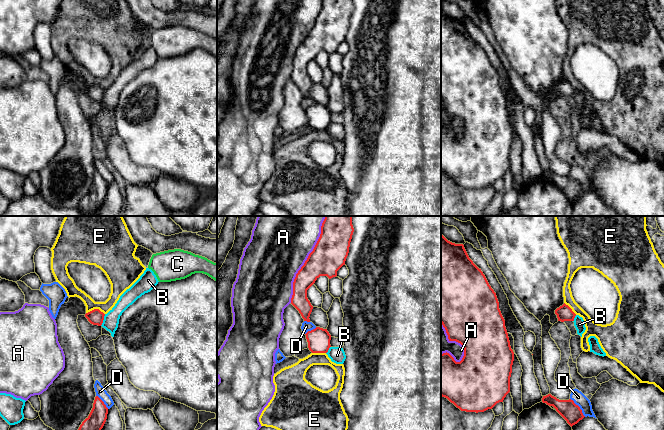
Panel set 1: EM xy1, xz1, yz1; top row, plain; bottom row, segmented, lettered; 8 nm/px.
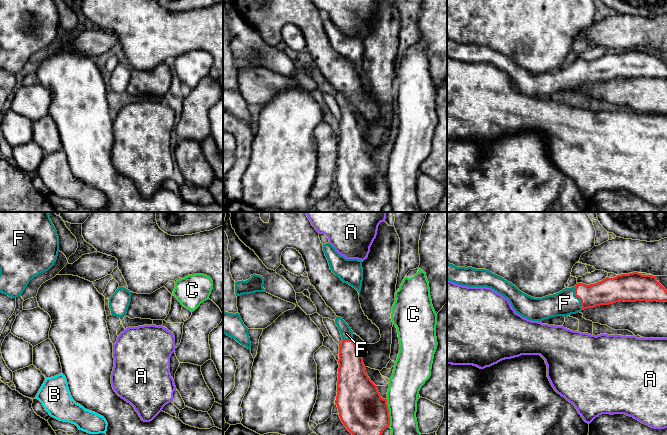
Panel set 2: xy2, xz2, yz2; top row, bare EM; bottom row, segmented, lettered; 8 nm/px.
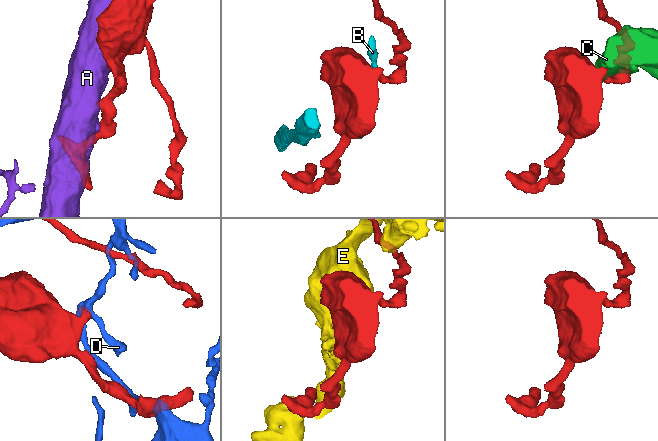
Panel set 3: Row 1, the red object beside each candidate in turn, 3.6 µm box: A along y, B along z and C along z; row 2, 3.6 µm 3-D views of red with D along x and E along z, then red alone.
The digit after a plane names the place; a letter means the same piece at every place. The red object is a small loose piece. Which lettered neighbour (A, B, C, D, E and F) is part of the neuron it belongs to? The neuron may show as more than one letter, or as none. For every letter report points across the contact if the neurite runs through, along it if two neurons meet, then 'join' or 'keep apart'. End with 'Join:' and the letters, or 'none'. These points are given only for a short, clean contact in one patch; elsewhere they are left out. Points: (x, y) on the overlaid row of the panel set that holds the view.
A: keep apart
B: along xy1 (105, 314), (100, 325) | keep apart
C: keep apart
D: keep apart
E: keep apart
F: across yz2 (608, 291), (578, 297), (564, 303) | join
Join: F

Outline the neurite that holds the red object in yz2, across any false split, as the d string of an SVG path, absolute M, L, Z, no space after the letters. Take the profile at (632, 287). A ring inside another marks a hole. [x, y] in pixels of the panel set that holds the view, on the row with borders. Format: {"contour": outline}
{"contour": "M447 263L447 280L467 287L491 288L507 298L516 313L528 320L538 322L556 316L565 317L581 312L584 309L609 305L619 301L667 302L667 290L657 281L656 276L642 275L638 272L621 274L614 278L606 277L602 281L590 285L577 283L574 287L565 288L556 294L542 298L534 298L523 293L512 283L486 269L457 267Z"}

